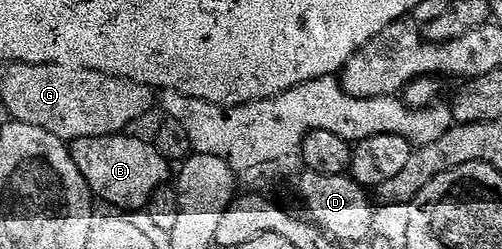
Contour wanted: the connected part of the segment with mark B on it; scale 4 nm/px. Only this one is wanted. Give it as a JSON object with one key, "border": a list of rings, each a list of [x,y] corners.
{"border":[[[124,133],[103,138],[76,138],[69,143],[70,155],[84,176],[86,187],[95,199],[103,198],[110,208],[138,206],[147,203],[154,191],[163,185],[168,162],[149,142],[127,138]]]}

